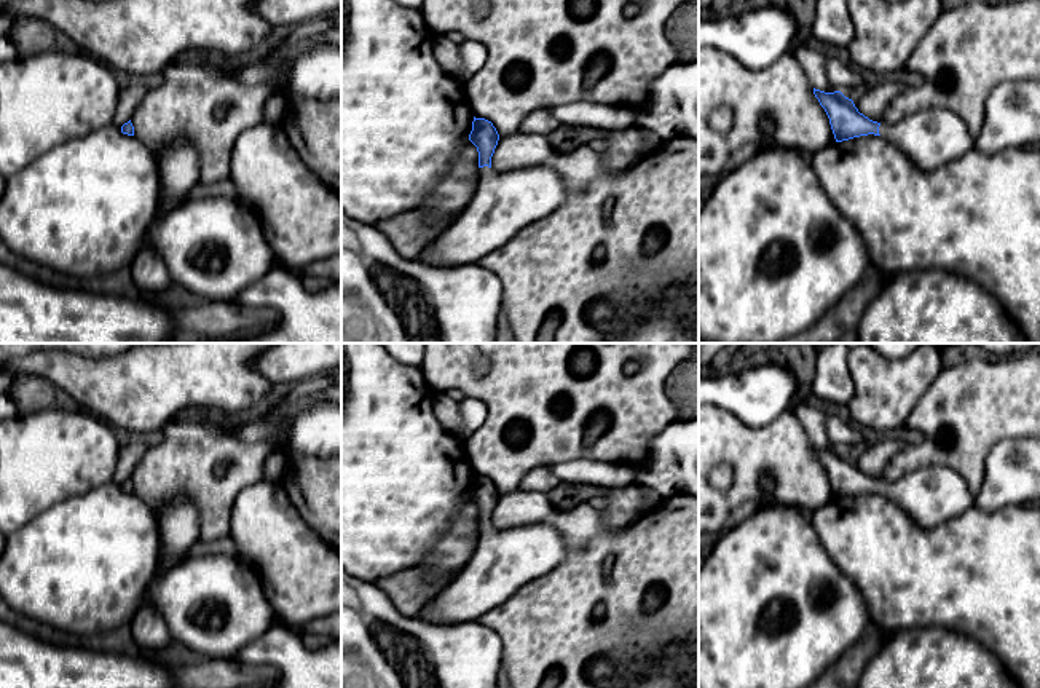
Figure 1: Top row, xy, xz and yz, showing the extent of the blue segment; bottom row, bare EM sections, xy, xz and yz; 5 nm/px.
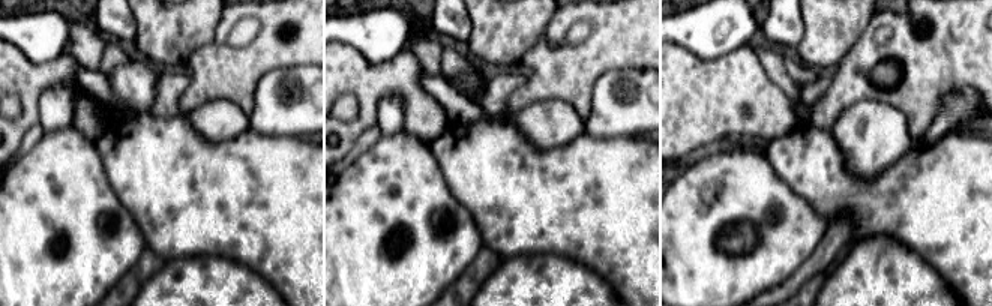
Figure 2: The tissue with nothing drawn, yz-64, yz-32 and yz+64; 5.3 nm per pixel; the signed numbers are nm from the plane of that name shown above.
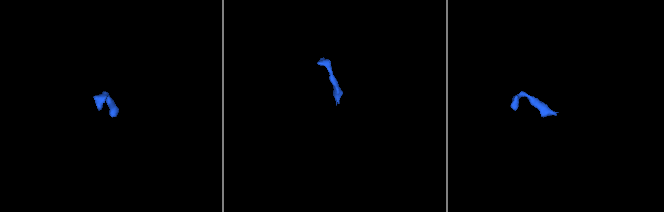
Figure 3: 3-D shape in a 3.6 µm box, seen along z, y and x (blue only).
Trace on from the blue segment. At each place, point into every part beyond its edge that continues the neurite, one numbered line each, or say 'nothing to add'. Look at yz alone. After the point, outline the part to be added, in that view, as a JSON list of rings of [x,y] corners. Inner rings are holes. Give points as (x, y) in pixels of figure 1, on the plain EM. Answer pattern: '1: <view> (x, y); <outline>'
1: yz (930, 497); [[[944,466],[916,469],[893,482],[880,480],[879,492],[896,503],[920,528],[925,530],[962,516],[975,504],[975,496],[965,479]]]

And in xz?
1: xz (503, 561); [[[483,524],[471,560],[416,618],[434,624],[477,621],[523,584],[553,570],[565,556],[565,543],[550,525],[496,530]]]

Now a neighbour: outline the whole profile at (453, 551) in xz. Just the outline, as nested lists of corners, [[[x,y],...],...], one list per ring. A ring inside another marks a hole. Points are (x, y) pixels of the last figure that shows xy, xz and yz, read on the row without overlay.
[[[467,498],[458,511],[451,528],[418,567],[442,578],[455,578],[474,556],[479,528],[477,504]]]

